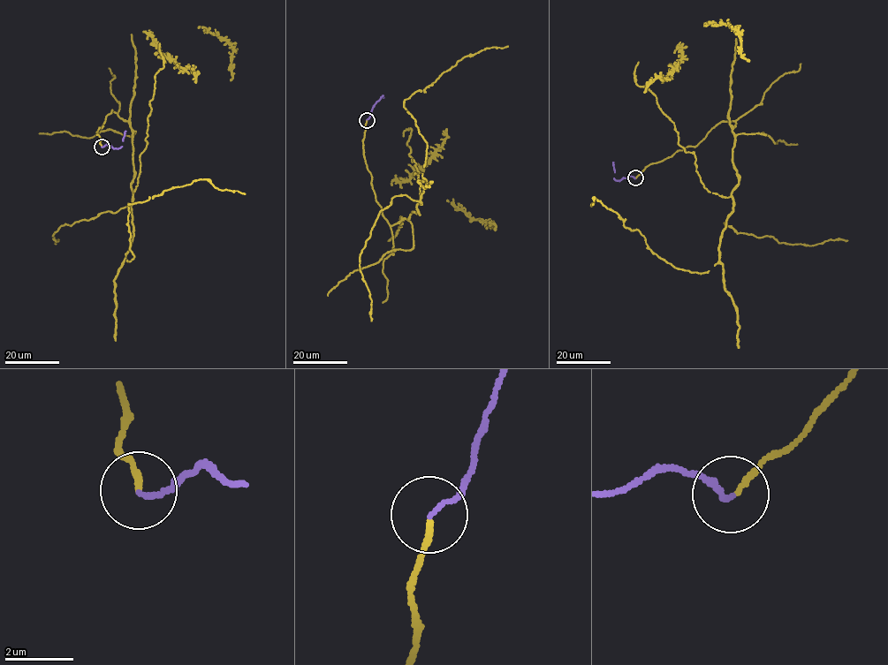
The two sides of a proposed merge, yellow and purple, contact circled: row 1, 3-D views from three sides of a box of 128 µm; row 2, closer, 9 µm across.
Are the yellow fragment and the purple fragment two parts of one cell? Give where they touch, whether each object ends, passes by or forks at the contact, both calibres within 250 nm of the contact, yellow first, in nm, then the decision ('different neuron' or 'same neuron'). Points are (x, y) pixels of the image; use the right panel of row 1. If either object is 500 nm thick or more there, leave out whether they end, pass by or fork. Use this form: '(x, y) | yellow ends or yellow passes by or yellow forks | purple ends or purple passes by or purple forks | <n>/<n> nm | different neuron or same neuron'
(635, 177) | yellow ends | purple ends | 160/140 nm | same neuron

